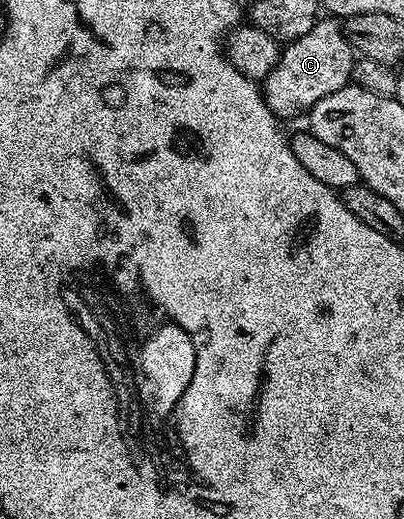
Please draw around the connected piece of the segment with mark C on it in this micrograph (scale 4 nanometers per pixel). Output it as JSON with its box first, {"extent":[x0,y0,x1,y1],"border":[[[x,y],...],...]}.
{"extent":[262,17,353,117],"border":[[[332,17],[317,18],[310,33],[281,50],[274,69],[262,80],[264,100],[277,117],[292,115],[295,111],[307,113],[322,97],[330,97],[330,93],[338,93],[338,89],[349,86],[353,62],[352,44],[341,24]]]}

